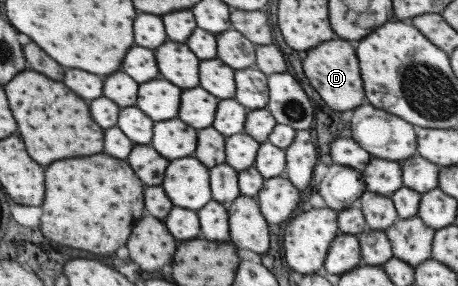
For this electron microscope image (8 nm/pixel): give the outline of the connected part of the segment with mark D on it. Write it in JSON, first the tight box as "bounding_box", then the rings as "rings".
{"bounding_box":[302,40,364,112],"rings":[[[328,40],[318,44],[316,48],[308,50],[308,56],[302,62],[304,74],[310,82],[310,86],[322,96],[324,104],[332,110],[344,112],[344,110],[352,110],[364,100],[362,94],[362,82],[360,82],[360,74],[358,74],[358,64],[356,64],[356,56],[354,56],[354,48],[344,42],[344,40]]]}

